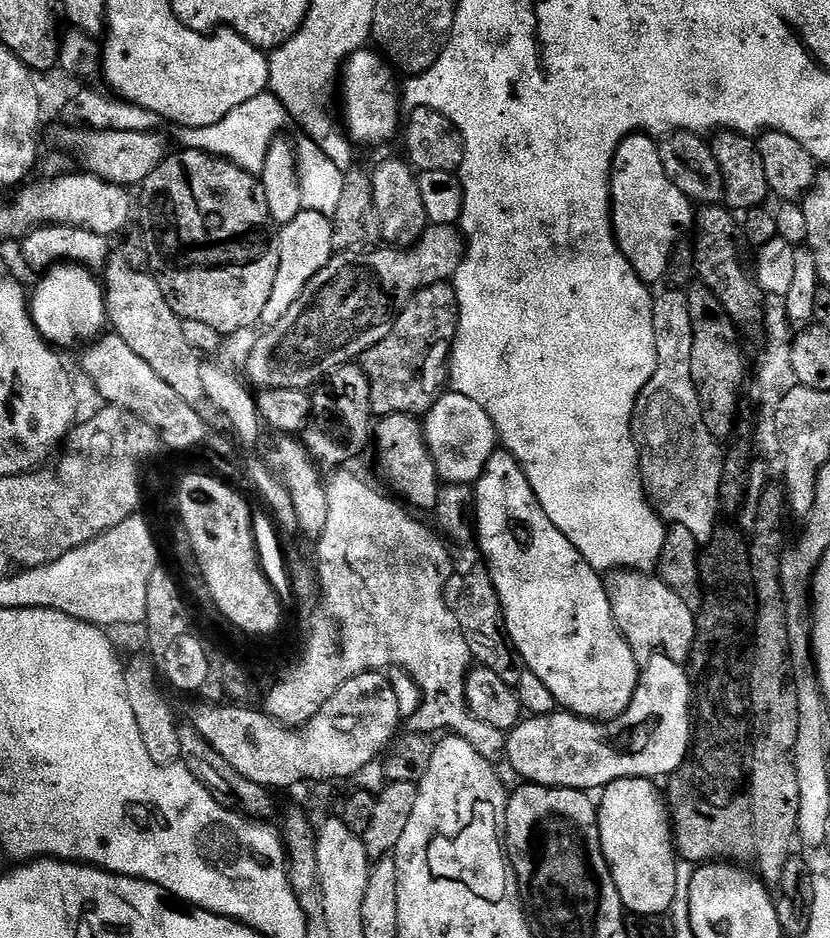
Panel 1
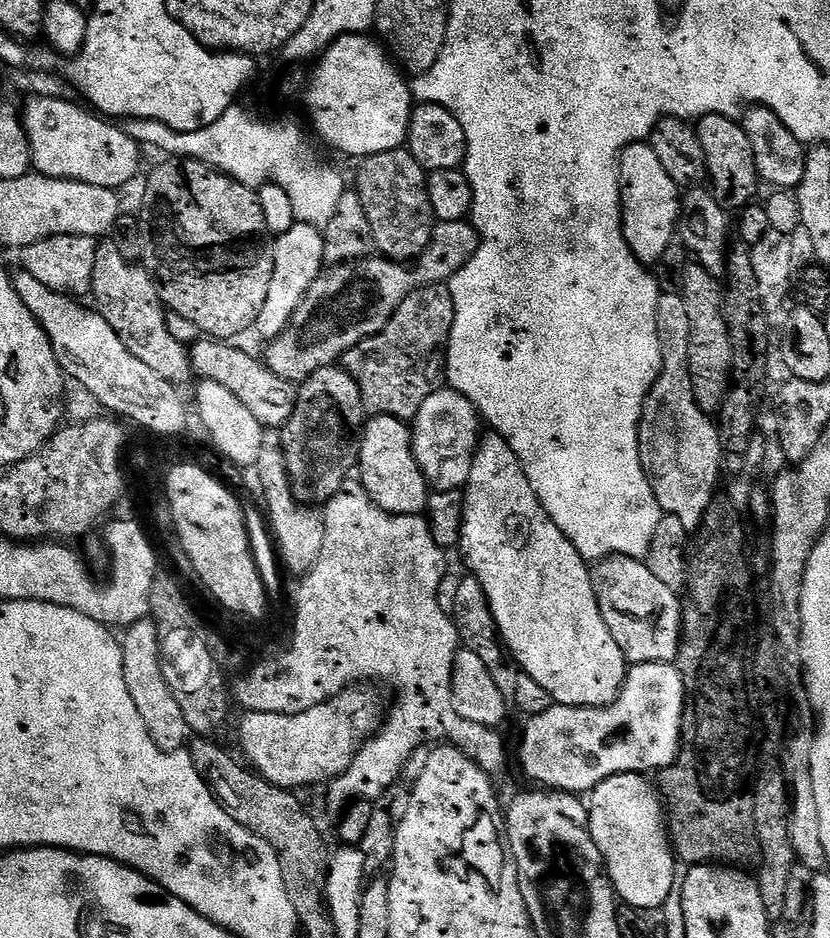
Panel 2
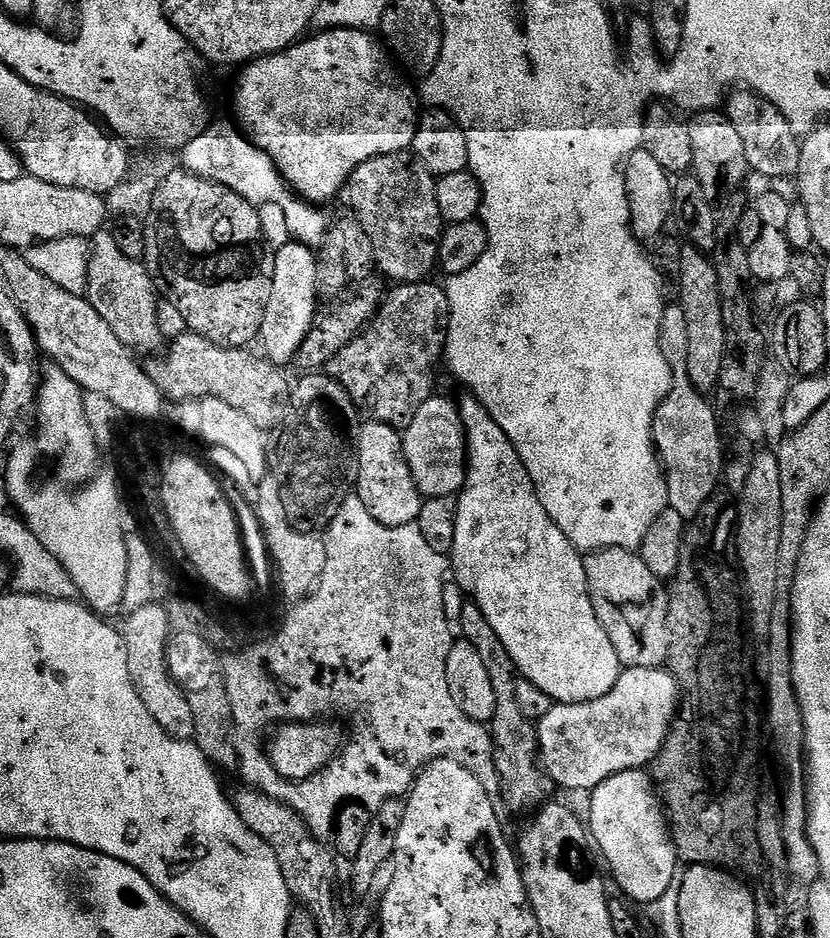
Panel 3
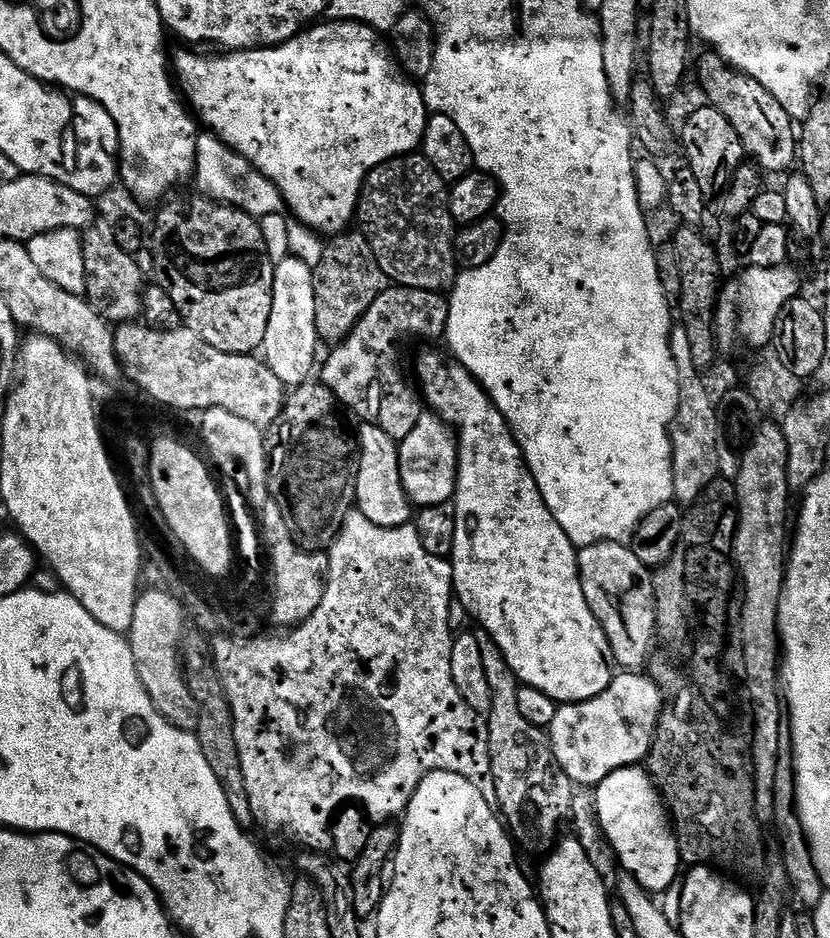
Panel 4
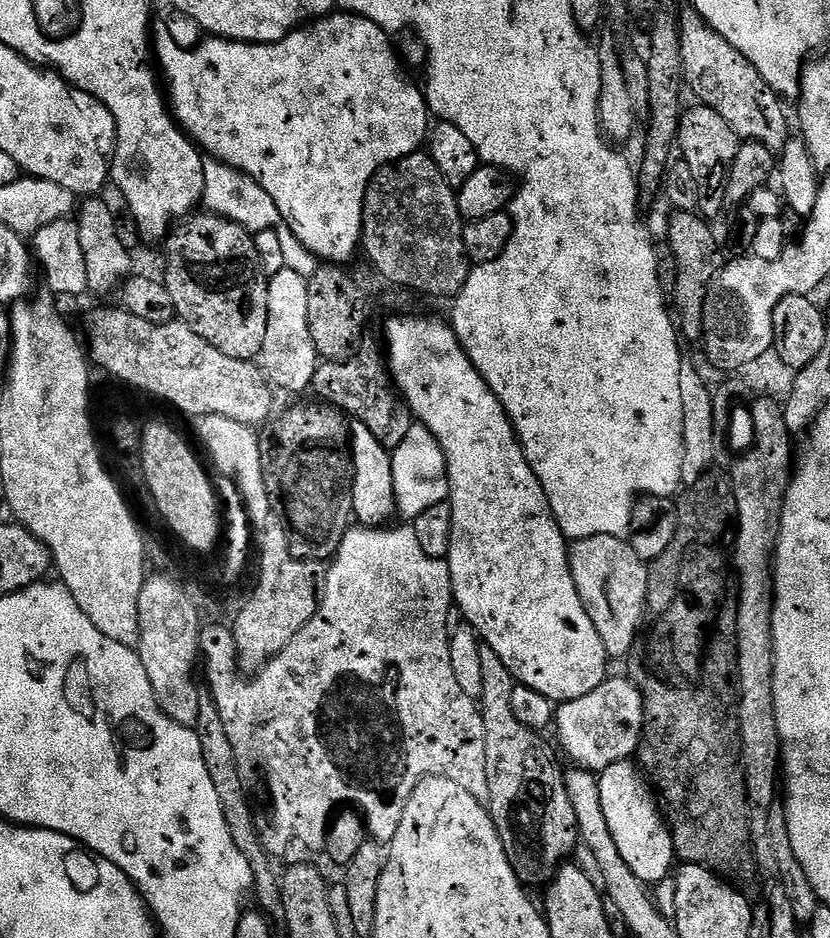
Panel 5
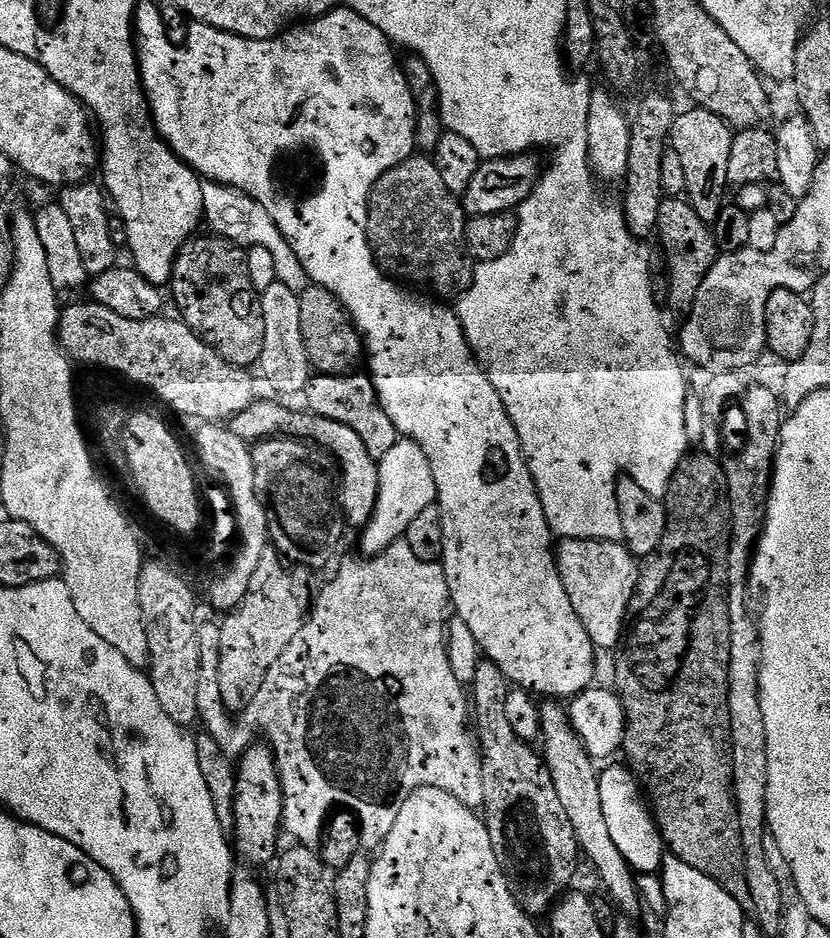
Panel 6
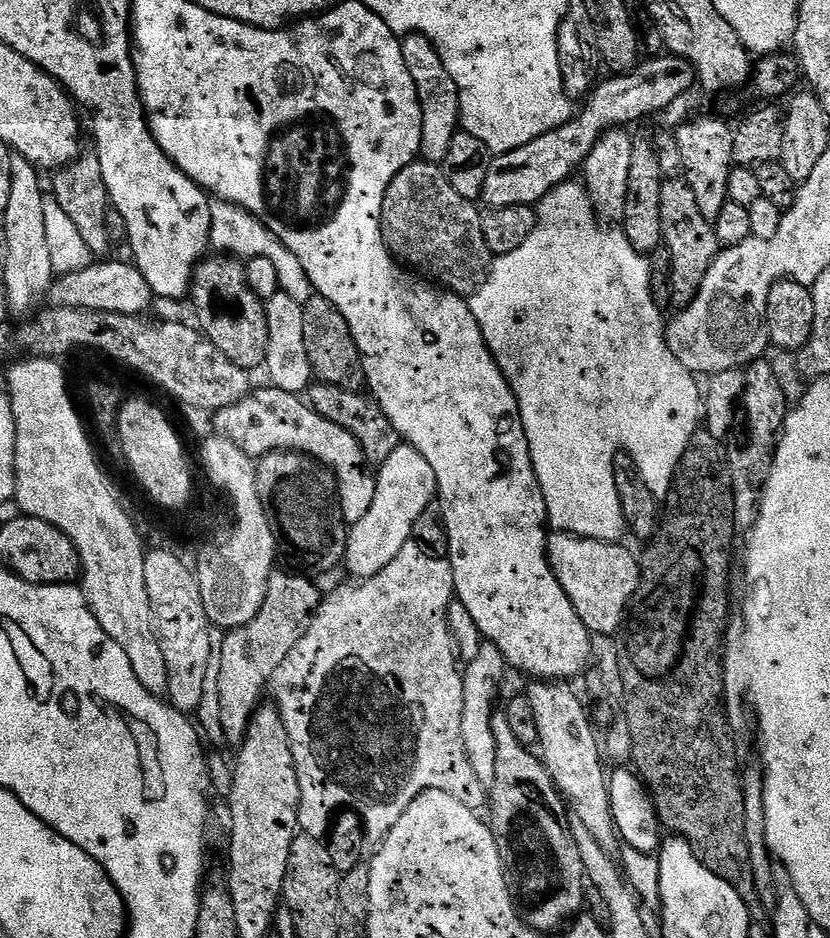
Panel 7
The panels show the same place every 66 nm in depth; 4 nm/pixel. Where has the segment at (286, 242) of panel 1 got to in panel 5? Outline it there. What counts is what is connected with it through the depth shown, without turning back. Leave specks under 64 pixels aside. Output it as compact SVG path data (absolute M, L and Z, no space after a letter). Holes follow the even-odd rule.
M286 267L271 275L269 279L266 337L260 360L266 377L277 389L298 392L309 389L318 357L313 338L310 336L308 281Z

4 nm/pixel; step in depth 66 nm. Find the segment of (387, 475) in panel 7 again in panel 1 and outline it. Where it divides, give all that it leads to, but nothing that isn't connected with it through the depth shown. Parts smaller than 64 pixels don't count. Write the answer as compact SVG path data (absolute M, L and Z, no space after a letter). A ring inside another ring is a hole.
M451 390L441 394L423 417L422 435L436 467L437 477L444 484L475 485L486 462L490 462L490 458L498 450L496 427L490 414L486 414L486 410L478 406L478 402L466 398L466 394Z

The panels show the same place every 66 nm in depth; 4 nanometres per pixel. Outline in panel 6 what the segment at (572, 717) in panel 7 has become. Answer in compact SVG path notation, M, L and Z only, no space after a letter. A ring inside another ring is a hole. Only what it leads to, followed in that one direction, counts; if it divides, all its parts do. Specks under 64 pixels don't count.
M544 702L540 704L540 735L542 737L542 755L548 772L554 782L554 790L558 790L558 798L570 817L576 837L580 843L580 851L590 863L596 867L608 896L621 908L623 915L635 917L635 912L642 908L640 892L637 888L637 877L629 868L626 858L622 858L622 850L614 846L614 838L610 838L610 830L606 826L606 814L602 814L602 790L600 789L600 772L595 768L593 757L588 755L579 734L572 729L569 713L560 702Z

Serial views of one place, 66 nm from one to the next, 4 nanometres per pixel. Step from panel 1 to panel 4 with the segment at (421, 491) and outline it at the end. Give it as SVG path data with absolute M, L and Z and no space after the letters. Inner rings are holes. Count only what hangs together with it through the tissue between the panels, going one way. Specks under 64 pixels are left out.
M373 427L372 432L359 433L360 441L360 473L356 487L356 504L374 526L383 528L401 528L409 519L408 508L410 501L404 492L402 478L400 477L400 449L397 441L390 438L378 427Z

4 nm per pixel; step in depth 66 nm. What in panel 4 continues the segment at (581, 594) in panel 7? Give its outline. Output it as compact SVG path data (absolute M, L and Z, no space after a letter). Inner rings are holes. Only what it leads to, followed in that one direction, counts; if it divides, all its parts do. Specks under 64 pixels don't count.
M607 540L591 544L579 549L576 554L582 594L586 594L586 602L598 618L602 630L608 636L612 659L615 667L620 670L640 670L647 665L656 643L656 591L652 585L653 573L632 552L627 543L618 540Z

